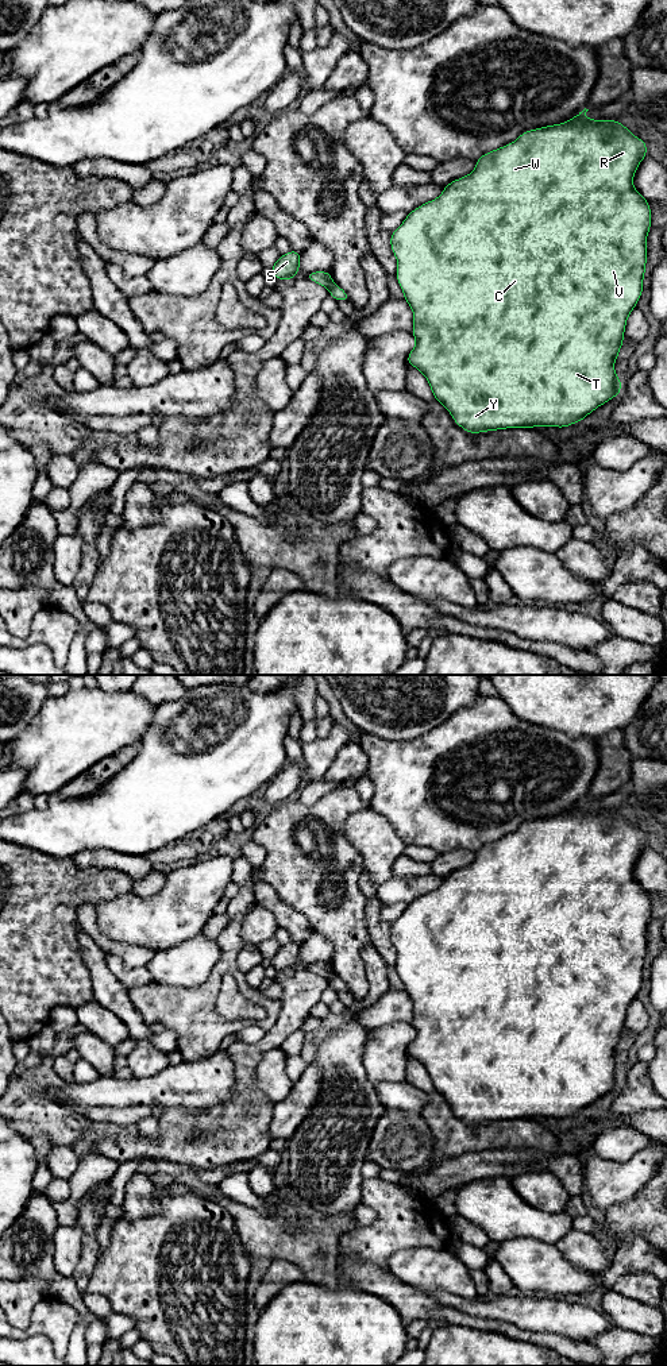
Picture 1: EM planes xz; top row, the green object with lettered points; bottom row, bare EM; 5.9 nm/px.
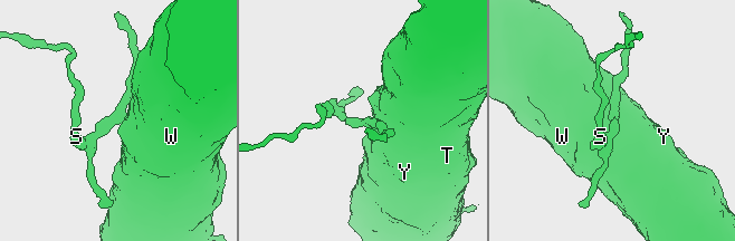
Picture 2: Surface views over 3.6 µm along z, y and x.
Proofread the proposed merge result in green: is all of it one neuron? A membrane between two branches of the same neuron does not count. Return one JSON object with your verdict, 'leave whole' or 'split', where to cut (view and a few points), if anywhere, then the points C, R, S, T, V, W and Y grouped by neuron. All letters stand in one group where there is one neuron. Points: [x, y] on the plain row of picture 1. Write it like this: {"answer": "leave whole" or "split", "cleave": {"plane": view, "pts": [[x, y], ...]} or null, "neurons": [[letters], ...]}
{"answer": "split", "cleave": {"plane": "xz", "pts": [[335, 975], [328, 980]]}, "neurons": [["C", "R", "T", "V", "W", "Y"], ["S"]]}

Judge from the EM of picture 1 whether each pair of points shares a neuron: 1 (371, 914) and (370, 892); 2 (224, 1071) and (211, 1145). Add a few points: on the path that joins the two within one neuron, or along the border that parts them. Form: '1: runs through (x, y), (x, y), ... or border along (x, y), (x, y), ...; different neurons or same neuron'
1: border along (376, 896), (367, 899); different neurons
2: border along (235, 1077), (230, 1099), (208, 1107), (187, 1108); different neurons

